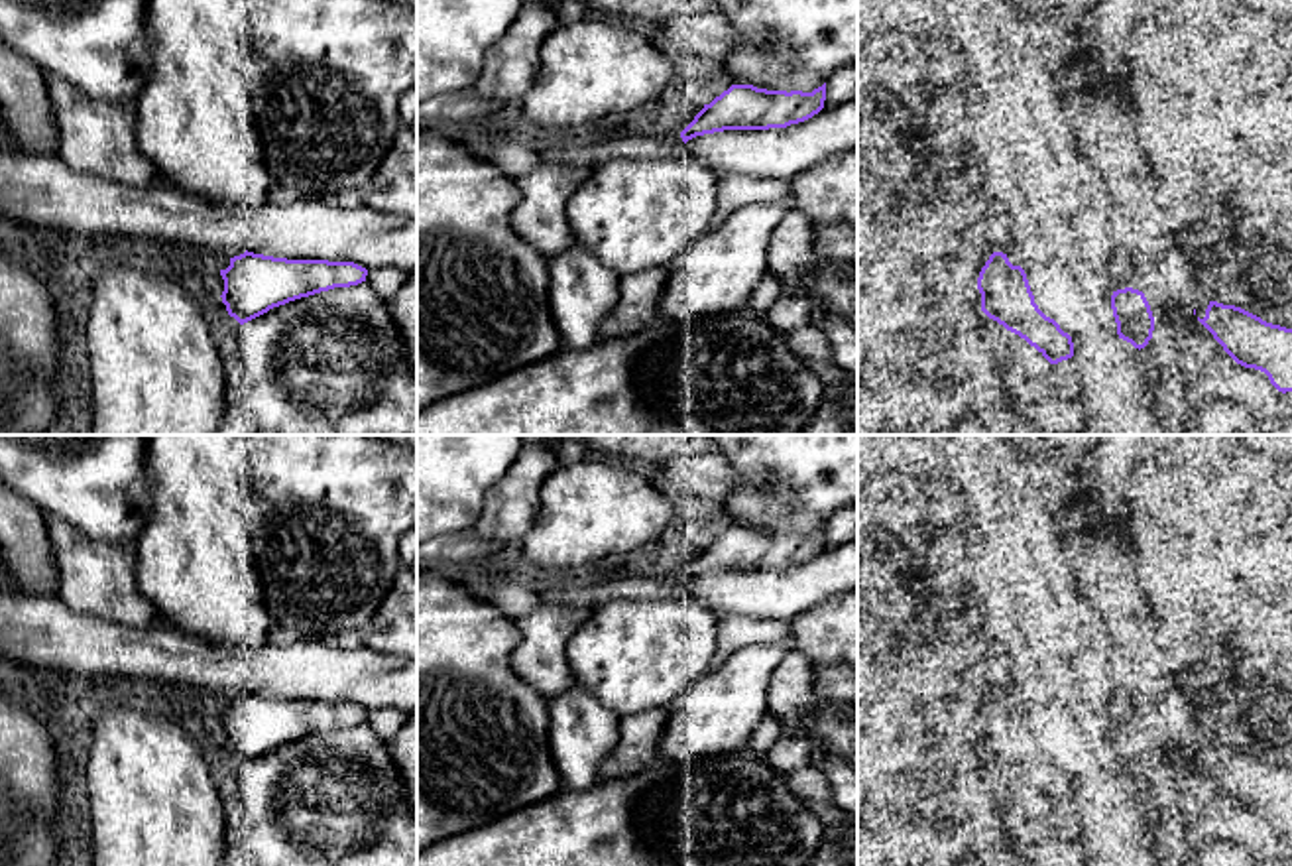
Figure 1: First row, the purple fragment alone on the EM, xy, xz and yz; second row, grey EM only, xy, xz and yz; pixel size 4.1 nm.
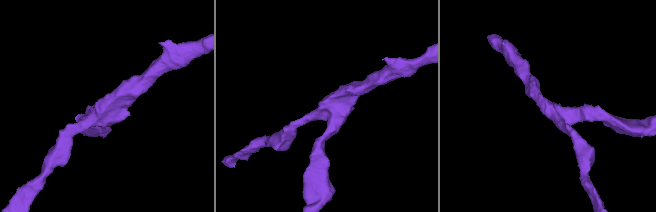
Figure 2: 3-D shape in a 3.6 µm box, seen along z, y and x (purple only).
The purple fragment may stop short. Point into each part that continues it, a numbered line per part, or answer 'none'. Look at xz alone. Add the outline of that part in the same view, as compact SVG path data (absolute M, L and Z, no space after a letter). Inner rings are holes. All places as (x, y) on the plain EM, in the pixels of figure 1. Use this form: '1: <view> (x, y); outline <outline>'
none

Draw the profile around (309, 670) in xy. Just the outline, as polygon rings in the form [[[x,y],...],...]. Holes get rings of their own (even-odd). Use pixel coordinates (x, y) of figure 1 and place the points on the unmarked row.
[[[0,590],[0,653],[79,681],[132,677],[226,699],[248,691],[287,701],[417,712],[417,657],[301,638],[287,648],[267,646],[252,659],[232,644],[205,642],[167,624],[128,628],[77,614],[57,594]]]

